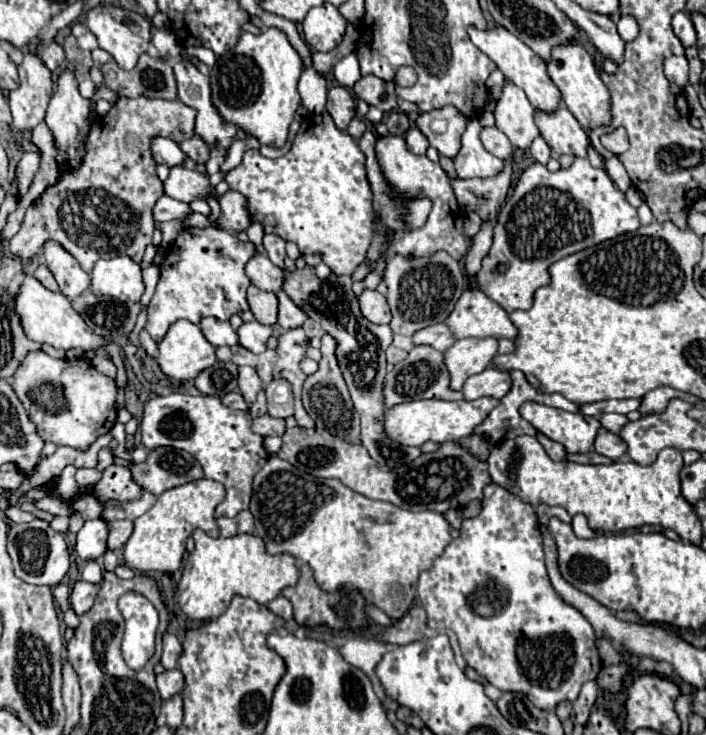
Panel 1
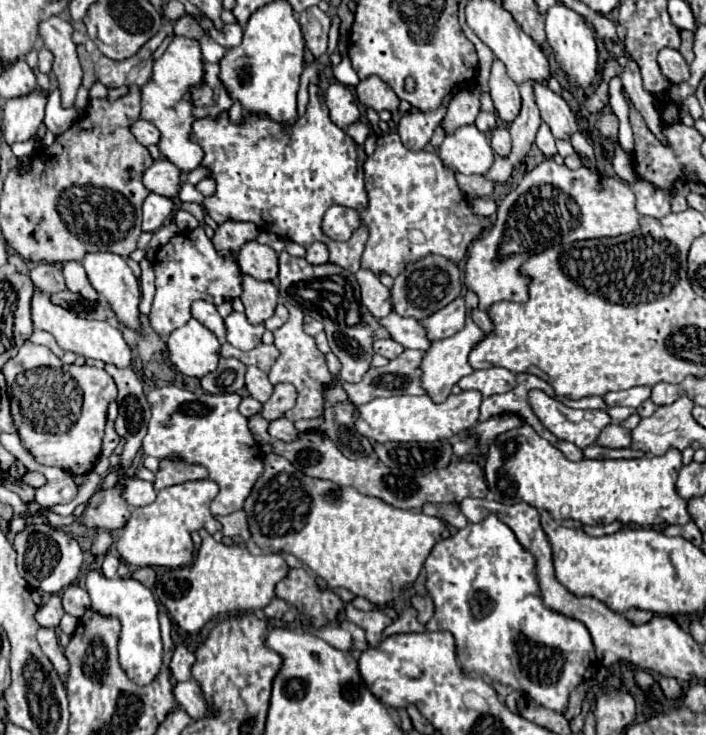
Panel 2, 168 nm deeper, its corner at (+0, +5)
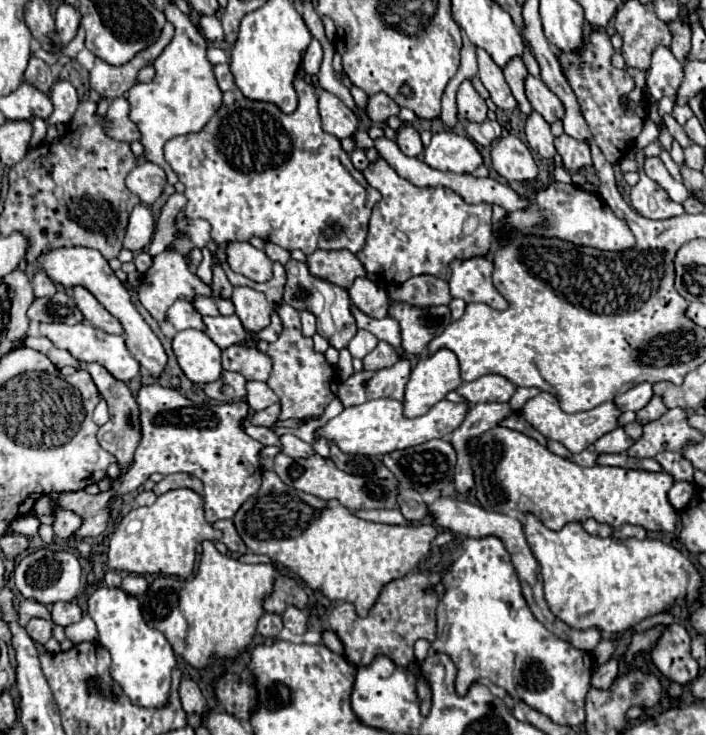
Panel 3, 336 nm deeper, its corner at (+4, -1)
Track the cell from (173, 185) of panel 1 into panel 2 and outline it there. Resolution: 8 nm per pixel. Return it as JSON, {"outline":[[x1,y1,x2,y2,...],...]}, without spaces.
{"outline":[[161,157,145,171,143,183,157,195,177,197,181,191,181,171,169,159]]}

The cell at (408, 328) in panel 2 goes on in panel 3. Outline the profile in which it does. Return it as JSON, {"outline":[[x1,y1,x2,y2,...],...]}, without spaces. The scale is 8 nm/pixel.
{"outline":[[351,305,351,313,355,317,355,323,359,329,365,329,369,333,373,333,377,339,391,343,399,355,403,355,403,351,399,349,399,325,395,319,391,317,383,317,383,319,373,319,369,315,365,315,363,311,359,311,355,305]]}

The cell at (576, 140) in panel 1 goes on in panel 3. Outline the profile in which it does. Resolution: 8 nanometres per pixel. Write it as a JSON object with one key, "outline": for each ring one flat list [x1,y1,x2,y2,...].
{"outline":[[533,75,525,77,525,95,527,95,531,107,535,111,539,111,547,123,553,123,555,119,565,115,565,107,559,101,559,97,541,79,537,79]]}

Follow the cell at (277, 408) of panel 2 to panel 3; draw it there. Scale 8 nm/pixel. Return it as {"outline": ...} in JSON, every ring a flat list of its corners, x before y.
{"outline":[[275,403,275,405,271,405,271,407,263,409,263,411,253,413,253,415,249,417,249,421,251,421,251,425,263,425,263,427,271,427,271,425,273,425,273,423,279,419,279,411,281,411,281,405,279,405,279,403]]}

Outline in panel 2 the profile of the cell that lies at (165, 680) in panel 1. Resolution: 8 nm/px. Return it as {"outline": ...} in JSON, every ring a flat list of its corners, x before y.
{"outline":[[177,681,173,687,173,695,179,707,183,707,193,719,199,719,207,713,207,705,197,681]]}

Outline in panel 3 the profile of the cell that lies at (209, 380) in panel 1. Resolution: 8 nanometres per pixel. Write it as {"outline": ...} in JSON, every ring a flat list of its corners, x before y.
{"outline":[[223,371,219,381,205,385,205,395,217,401,237,401,247,395,245,391,245,377,239,373]]}

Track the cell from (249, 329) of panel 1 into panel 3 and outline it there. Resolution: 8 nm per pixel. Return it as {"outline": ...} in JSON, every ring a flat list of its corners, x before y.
{"outline":[[237,315,203,317,203,323,205,323,205,335,209,335,211,341,217,343,221,349,245,341,245,329]]}

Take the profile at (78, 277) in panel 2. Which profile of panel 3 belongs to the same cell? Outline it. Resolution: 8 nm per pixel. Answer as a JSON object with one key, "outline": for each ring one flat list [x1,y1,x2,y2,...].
{"outline":[[83,287,73,289,73,299,77,303,77,309,83,313,83,317,97,329,113,335,121,335,123,327,121,323]]}

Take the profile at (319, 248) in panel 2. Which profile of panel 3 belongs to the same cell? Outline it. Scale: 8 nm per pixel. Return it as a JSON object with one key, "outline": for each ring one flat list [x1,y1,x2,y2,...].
{"outline":[[317,249,309,255,307,265,311,269,311,275,325,279,341,289,349,289,355,277,365,277,365,269,361,261,347,249,339,251,323,251]]}

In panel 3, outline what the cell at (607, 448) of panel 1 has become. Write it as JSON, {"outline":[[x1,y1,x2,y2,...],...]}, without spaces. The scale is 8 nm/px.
{"outline":[[617,427,615,431,603,435,593,447,597,453,625,453,631,445,633,439,621,427]]}

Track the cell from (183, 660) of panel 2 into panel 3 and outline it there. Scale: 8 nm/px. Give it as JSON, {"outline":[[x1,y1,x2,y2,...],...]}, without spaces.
{"outline":[[183,677,179,695,181,695,183,709,185,709,187,713,203,713,203,711,205,711,205,699,203,699,199,687,197,687,189,677]]}

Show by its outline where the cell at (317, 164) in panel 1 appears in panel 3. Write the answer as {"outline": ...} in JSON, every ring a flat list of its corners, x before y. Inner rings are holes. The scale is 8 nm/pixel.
{"outline":[[301,83,301,87,297,87,297,95,299,109,293,113,295,121,291,115,283,115,283,111,273,103,253,101,239,95,233,105,221,105,199,133,167,141,165,159,185,185,185,217,209,221,211,237,217,245,259,237,287,251,301,249,307,255,315,249,349,249,351,253,357,253,363,247,371,209,381,195,373,187,359,185,341,165,339,157,329,149,331,143,339,141,321,129,319,115,311,117,311,111,315,111,313,107,317,105,313,87],[303,105,313,105,309,113,305,111,305,117],[331,225,337,225,339,229,333,237,325,237,323,231]]}

